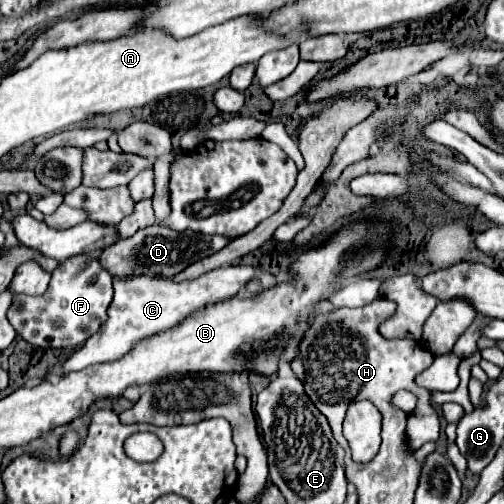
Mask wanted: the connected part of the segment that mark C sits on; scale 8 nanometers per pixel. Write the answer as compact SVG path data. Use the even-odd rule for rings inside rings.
M231 265L231 267L213 269L211 273L205 273L199 279L183 281L183 283L173 283L167 279L145 277L145 275L139 275L135 279L113 277L115 297L109 305L109 319L101 325L101 329L95 335L91 335L85 341L83 347L79 347L61 365L61 373L65 375L71 371L81 371L81 369L97 365L97 363L117 361L123 355L127 355L137 341L143 341L147 337L173 329L175 325L185 321L197 309L205 309L207 305L213 305L213 303L225 301L229 297L235 297L239 293L245 293L245 285L253 277L255 277L255 269L247 267L247 265Z

